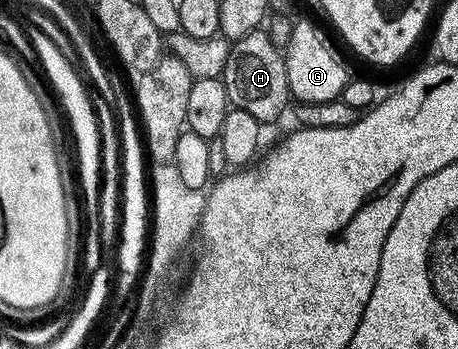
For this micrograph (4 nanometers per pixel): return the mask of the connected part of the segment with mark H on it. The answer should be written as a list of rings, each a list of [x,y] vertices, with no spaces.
[[[262,28],[233,39],[221,79],[231,107],[256,116],[263,124],[276,121],[285,112],[286,105],[292,102],[285,53]]]

